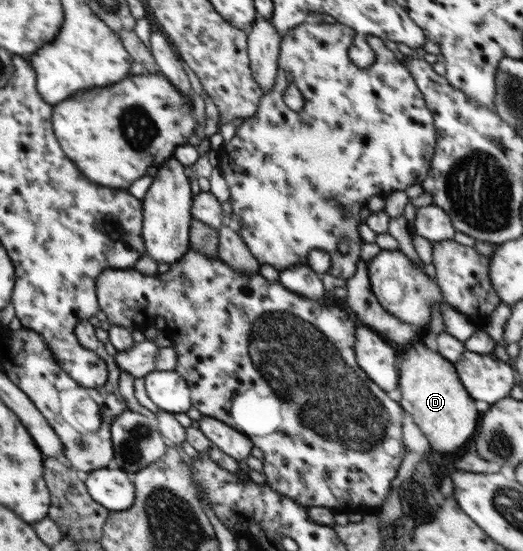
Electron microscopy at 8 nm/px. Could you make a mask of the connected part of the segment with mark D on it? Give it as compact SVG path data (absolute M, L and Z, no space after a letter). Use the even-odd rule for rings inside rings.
M414 341L402 355L402 363L398 368L399 387L402 393L399 404L406 413L412 415L414 423L418 425L423 433L428 435L428 441L432 443L432 449L450 453L450 451L460 449L460 445L466 445L472 439L472 435L476 431L478 415L482 413L476 410L475 399L470 397L470 394L460 381L455 364L442 357L438 352L430 350L423 342Z

